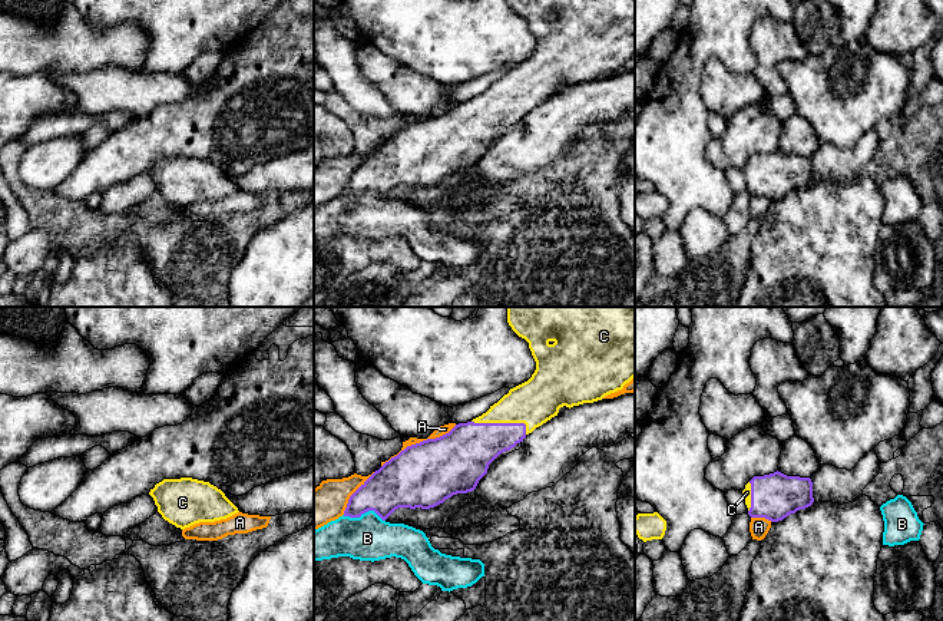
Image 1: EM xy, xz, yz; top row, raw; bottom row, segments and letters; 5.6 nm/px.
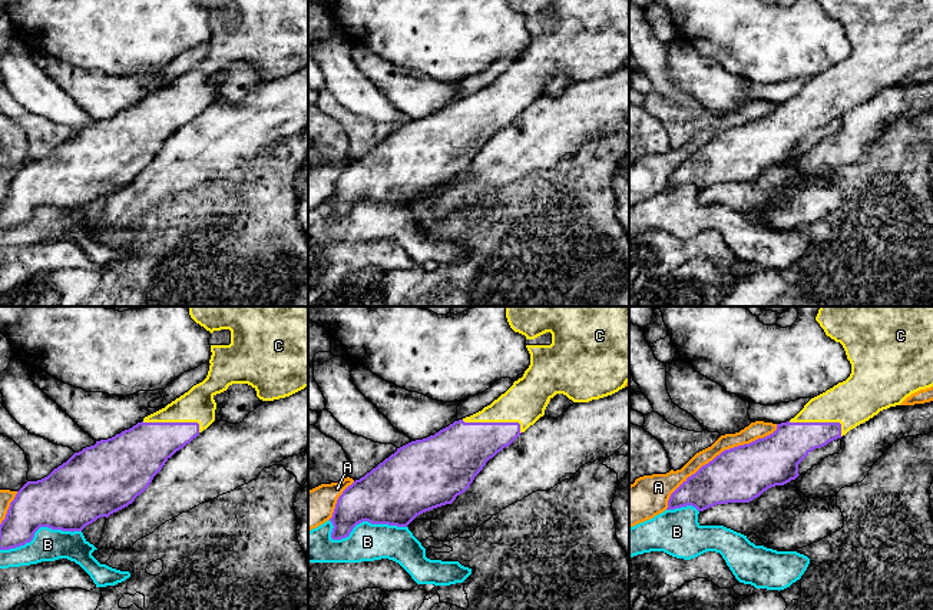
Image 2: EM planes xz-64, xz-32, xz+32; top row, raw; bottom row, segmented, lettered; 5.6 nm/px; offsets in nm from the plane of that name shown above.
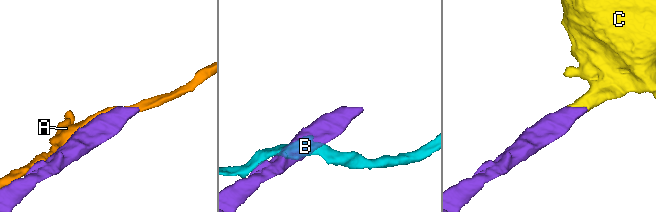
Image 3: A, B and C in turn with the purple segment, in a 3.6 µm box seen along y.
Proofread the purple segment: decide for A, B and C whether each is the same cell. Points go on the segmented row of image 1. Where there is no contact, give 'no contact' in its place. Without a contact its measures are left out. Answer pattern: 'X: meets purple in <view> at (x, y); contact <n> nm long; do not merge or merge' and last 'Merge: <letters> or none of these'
A: meets purple in xz at (420, 442); contact 480 nm long; do not merge
B: meets purple in xz at (364, 512); contact 240 nm long; do not merge
C: meets purple in xz at (503, 423); contact 320 nm long; merge
Merge: C

